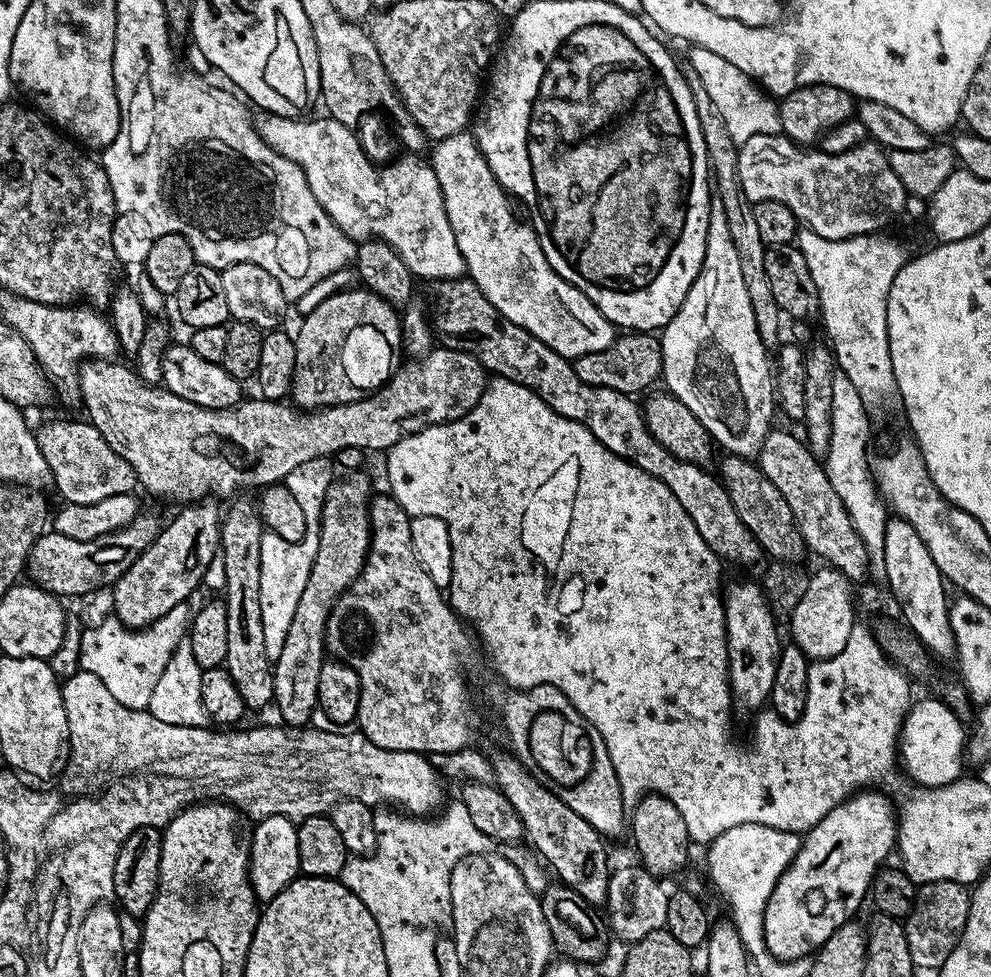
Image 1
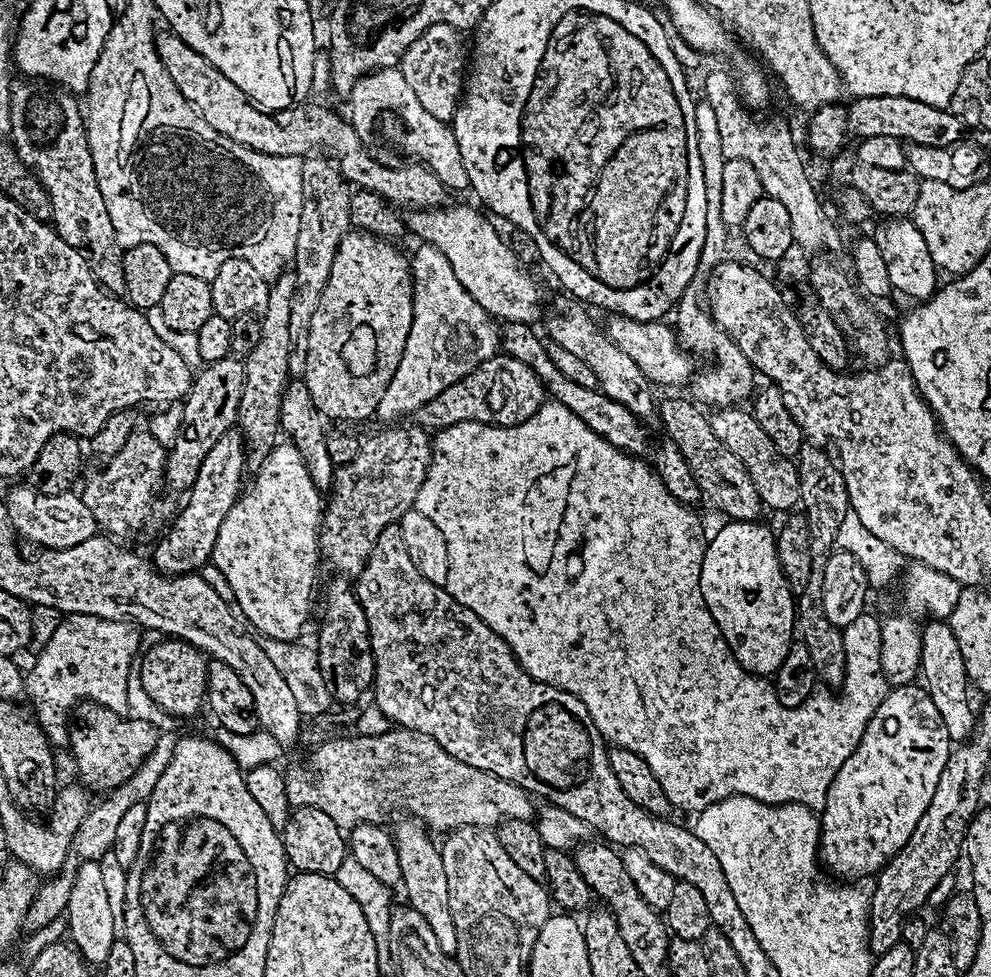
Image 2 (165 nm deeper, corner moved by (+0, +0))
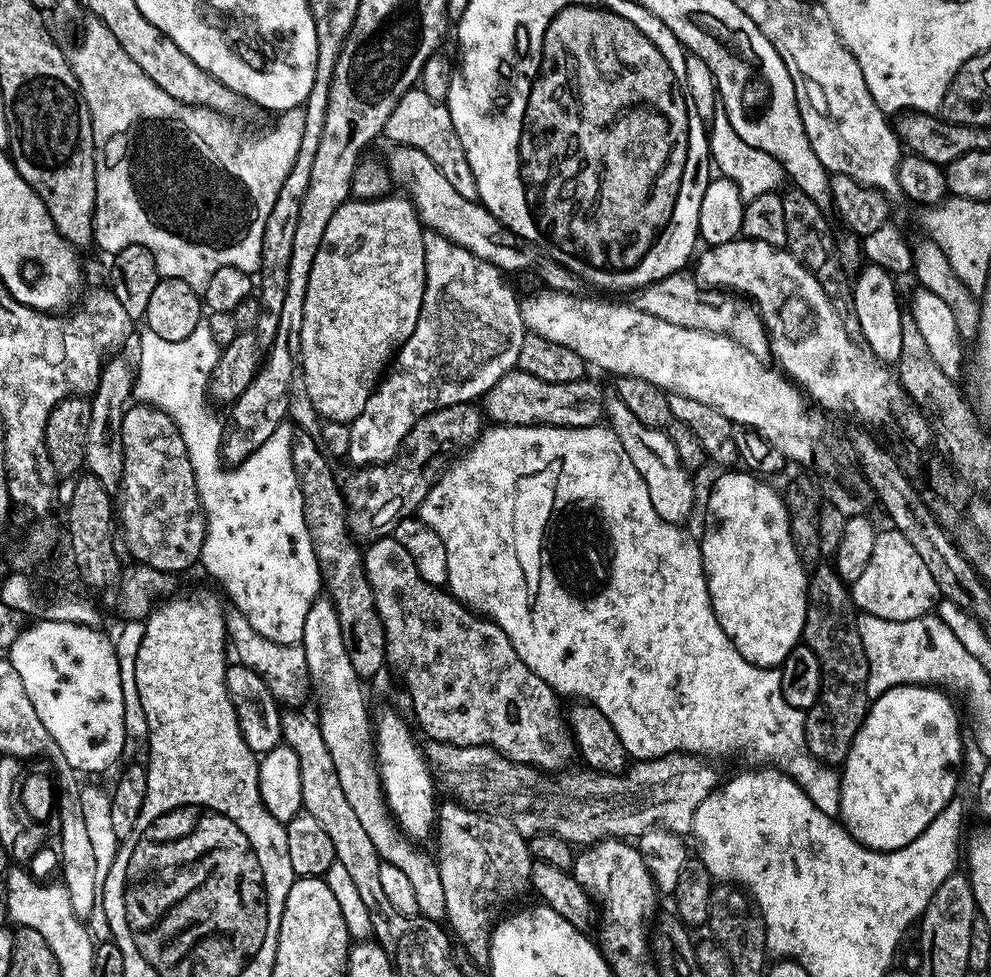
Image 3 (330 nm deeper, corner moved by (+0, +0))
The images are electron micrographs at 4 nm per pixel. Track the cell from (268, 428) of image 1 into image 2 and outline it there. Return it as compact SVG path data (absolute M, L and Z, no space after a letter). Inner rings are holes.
M507 354L490 357L481 368L476 368L466 378L446 386L438 398L426 402L418 413L419 427L425 430L449 428L458 422L482 422L483 424L509 424L526 422L546 402L544 384L530 366L518 362Z

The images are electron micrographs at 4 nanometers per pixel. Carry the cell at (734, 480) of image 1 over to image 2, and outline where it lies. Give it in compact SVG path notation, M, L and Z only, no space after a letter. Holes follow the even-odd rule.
M672 396L669 400L660 400L658 404L658 420L664 427L667 439L682 454L682 458L690 466L694 480L701 493L720 512L725 512L729 521L761 519L760 512L765 511L763 502L760 501L758 486L754 486L754 478L738 462L733 452L714 434L714 426L706 415L705 409L691 399L683 400L680 396ZM692 403L692 404L691 404ZM704 412L705 416L704 416Z

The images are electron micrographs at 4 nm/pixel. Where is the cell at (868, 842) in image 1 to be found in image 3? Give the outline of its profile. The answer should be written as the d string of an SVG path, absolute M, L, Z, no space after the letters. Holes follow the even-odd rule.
M901 684L897 688L886 690L881 696L875 697L871 701L868 715L865 716L858 734L848 751L848 757L844 759L842 771L840 772L840 815L838 817L844 829L858 841L863 848L869 848L875 852L893 852L899 848L906 847L910 842L914 842L926 830L930 822L940 811L953 799L956 792L956 763L960 760L960 728L956 725L956 712L952 709L952 704L943 696L943 691L932 686L921 686L919 684Z

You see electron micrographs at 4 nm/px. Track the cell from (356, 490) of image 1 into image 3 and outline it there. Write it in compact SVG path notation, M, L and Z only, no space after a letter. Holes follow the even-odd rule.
M471 403L440 408L423 416L409 430L400 443L399 454L391 460L357 467L356 473L342 484L344 504L348 507L348 529L353 537L360 542L371 541L387 529L384 528L387 524L392 526L401 518L411 517L441 473L480 439L480 420L481 409Z

